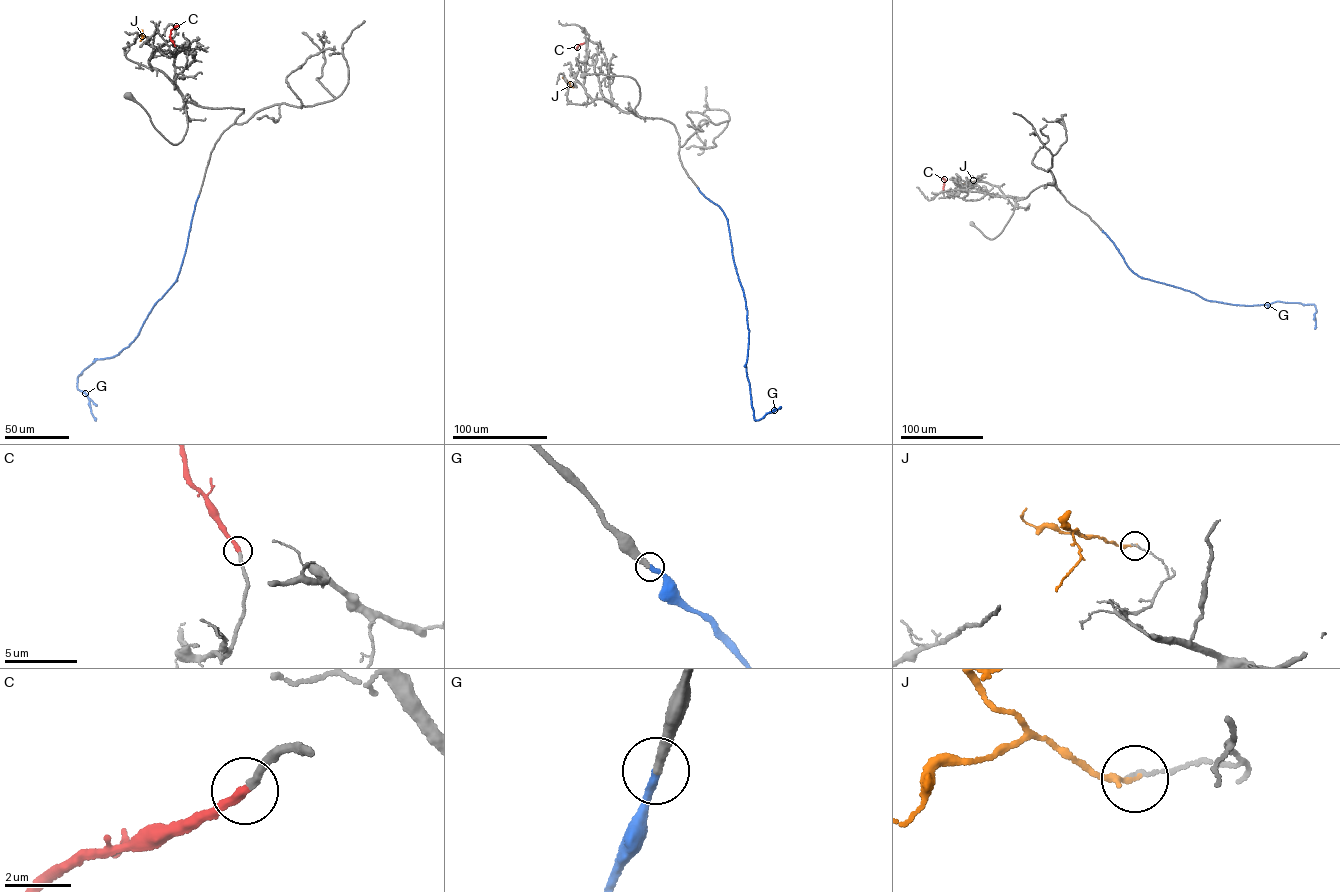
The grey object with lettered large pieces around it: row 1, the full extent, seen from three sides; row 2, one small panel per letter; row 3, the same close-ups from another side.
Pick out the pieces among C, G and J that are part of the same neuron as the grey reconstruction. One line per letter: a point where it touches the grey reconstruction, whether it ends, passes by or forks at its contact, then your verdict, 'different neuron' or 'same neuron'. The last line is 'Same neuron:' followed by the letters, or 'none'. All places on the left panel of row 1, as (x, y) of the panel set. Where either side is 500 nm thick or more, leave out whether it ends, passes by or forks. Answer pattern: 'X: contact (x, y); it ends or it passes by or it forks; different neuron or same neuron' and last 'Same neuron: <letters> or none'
C: contact (175, 47); it ends; same neuron
G: contact (199, 194); it ends; same neuron
J: contact (147, 37); it ends; different neuron
Same neuron: C, G

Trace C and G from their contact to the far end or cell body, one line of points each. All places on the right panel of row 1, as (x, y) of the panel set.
C: (943, 191), (945, 180), (942, 177)
G: (1102, 230), (1129, 268), (1141, 277), (1223, 303), (1249, 306), (1277, 301), (1314, 304), (1315, 329)

